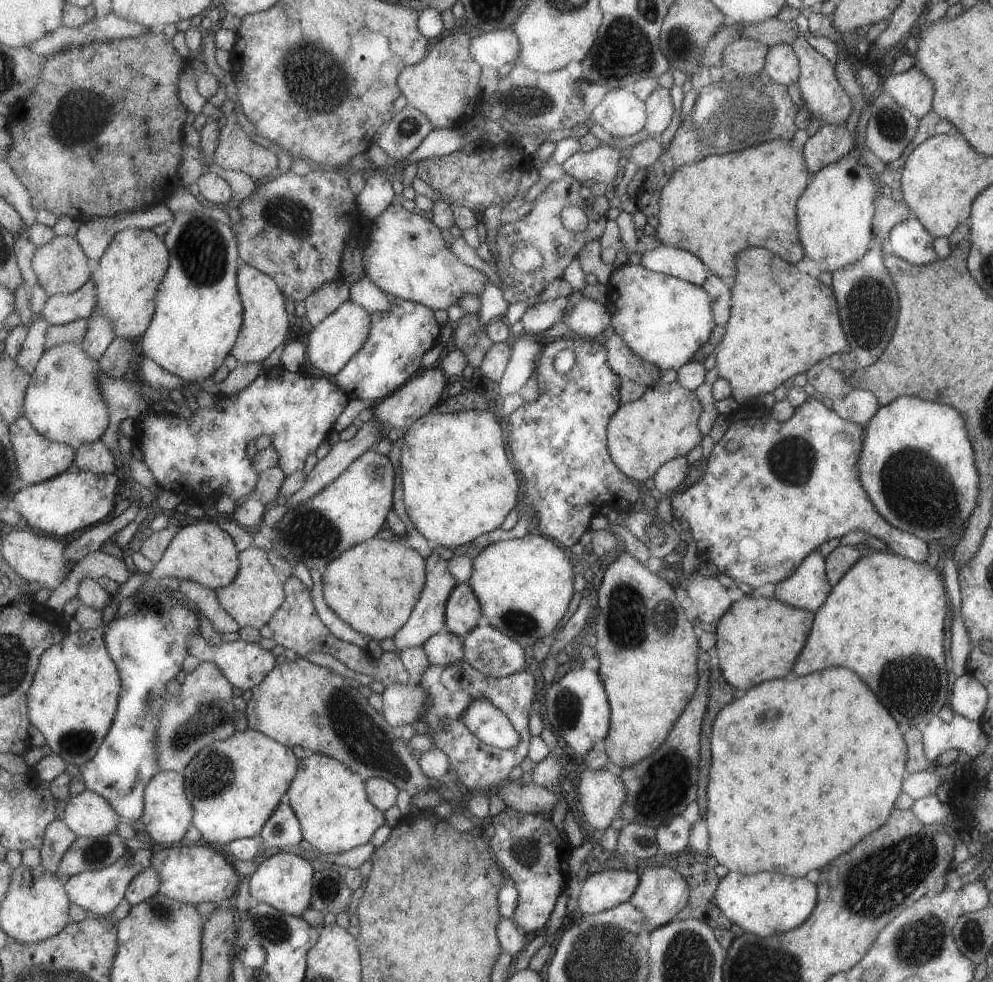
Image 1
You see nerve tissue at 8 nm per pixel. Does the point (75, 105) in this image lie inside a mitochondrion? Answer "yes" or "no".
yes

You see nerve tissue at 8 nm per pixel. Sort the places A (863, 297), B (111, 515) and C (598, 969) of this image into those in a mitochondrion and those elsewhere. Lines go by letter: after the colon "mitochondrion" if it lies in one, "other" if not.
A: mitochondrion
B: other
C: mitochondrion

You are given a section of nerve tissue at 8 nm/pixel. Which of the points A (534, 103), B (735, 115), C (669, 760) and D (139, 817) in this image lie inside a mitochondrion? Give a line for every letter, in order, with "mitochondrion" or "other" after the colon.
A: mitochondrion
B: mitochondrion
C: mitochondrion
D: other

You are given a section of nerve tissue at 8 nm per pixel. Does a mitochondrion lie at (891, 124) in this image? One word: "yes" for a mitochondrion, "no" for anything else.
yes

